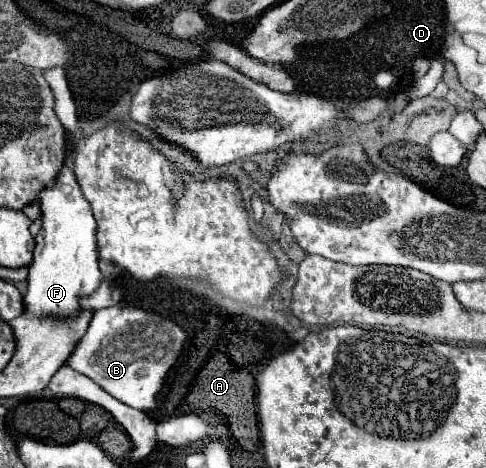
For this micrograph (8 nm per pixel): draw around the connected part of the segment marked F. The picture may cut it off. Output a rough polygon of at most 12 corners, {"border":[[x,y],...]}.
{"border":[[68,165],[40,193],[26,313],[96,291],[96,221]]}

